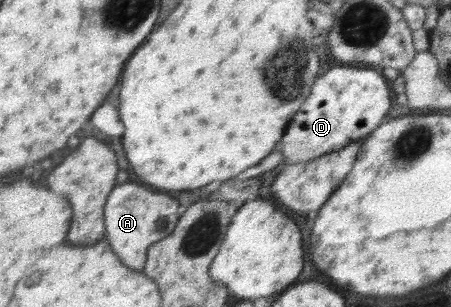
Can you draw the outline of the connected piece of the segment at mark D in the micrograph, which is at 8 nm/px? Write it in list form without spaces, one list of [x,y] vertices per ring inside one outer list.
[[[340,64],[319,75],[309,90],[309,96],[294,114],[281,140],[276,144],[275,150],[280,150],[284,156],[282,162],[285,162],[286,165],[307,162],[371,134],[387,119],[387,113],[391,108],[391,92],[389,92],[385,79],[379,69],[369,65]]]

